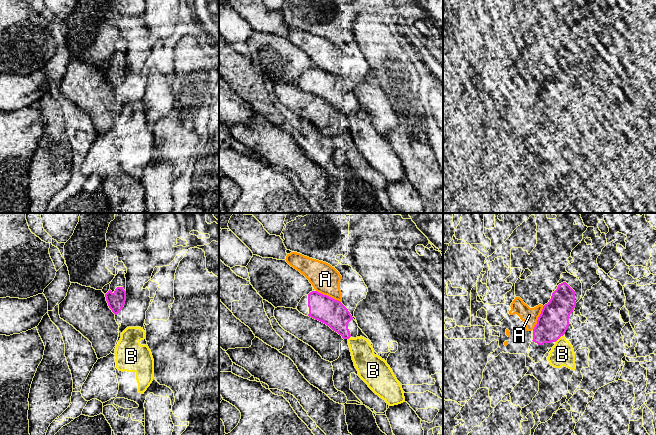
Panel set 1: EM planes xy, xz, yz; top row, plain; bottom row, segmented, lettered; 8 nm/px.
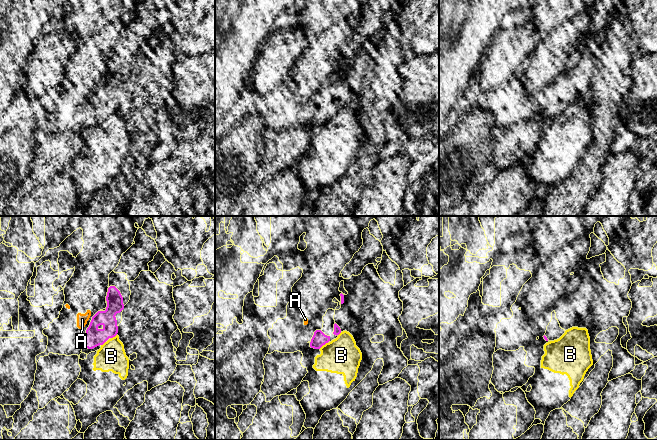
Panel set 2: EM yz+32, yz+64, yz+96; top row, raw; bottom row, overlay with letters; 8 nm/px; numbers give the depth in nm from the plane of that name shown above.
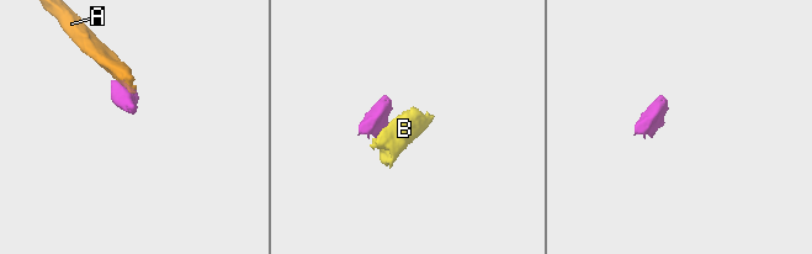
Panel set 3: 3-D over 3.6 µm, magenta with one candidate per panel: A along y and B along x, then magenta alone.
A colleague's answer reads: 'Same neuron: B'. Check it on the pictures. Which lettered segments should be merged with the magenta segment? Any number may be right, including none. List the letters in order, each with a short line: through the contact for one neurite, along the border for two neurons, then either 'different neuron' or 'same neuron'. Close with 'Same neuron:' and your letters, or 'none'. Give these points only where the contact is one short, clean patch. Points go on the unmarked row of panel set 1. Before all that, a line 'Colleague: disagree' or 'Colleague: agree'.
Colleague: disagree
A: line xz (316, 66), (340, 78); different neuron
B: different neuron
Same neuron: none

